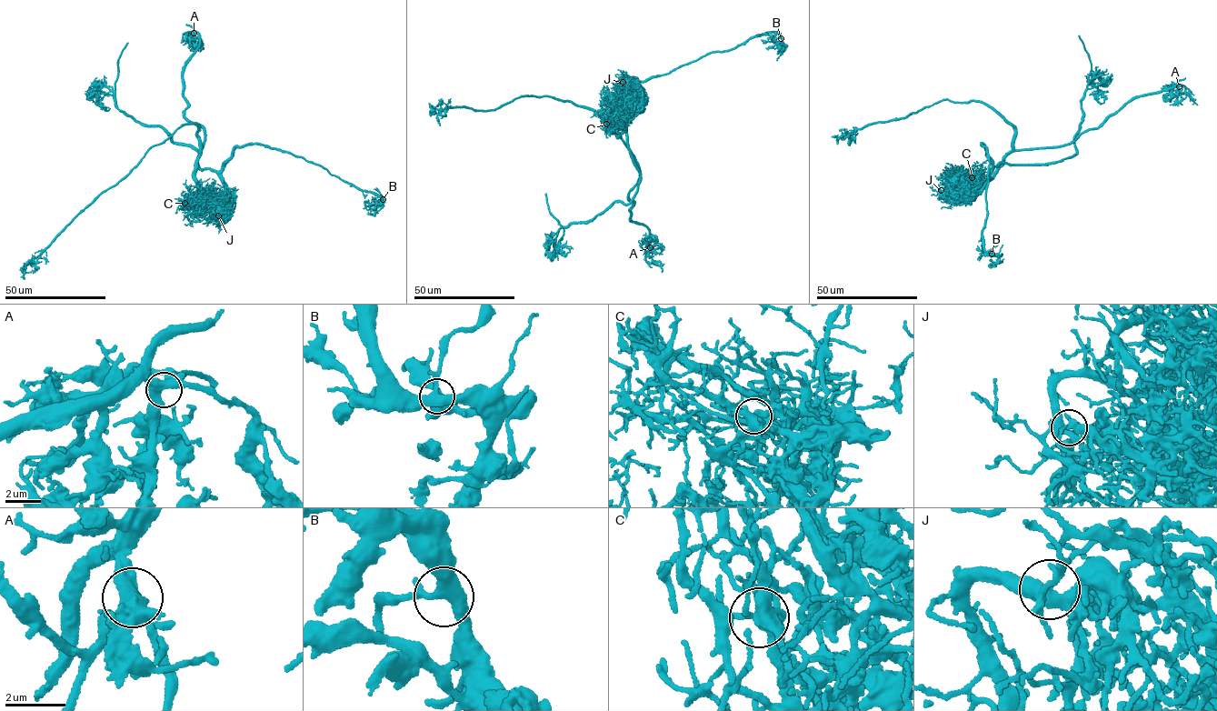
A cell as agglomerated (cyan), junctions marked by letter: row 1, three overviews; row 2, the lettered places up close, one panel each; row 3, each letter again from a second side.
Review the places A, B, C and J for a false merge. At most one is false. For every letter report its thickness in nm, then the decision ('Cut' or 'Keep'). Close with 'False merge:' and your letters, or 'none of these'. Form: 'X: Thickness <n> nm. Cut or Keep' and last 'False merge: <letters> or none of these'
A: Thickness 480 nm. Keep
B: Thickness 400 nm. Keep
C: Thickness 400 nm. Cut
J: Thickness 280 nm. Keep
False merge: C

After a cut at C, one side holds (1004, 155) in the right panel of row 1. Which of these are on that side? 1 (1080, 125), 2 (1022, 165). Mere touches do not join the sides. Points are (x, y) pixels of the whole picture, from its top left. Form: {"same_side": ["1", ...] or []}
{"same_side": []}

